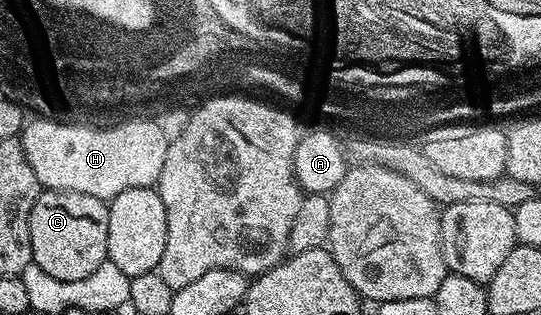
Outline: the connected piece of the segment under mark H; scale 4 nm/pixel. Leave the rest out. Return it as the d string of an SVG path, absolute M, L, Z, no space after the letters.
M37 117L33 120L35 120L34 123L26 122L23 130L20 132L21 147L25 150L25 156L31 165L31 169L35 169L35 177L41 183L42 188L51 191L75 191L77 193L87 193L91 197L99 197L106 201L112 201L116 195L123 193L123 189L154 186L159 177L159 173L163 169L163 161L167 157L169 139L167 135L161 132L160 125L152 123L149 119L129 119L126 123L115 124L114 127L88 127L89 123L85 121L58 121L56 118L48 117Z

